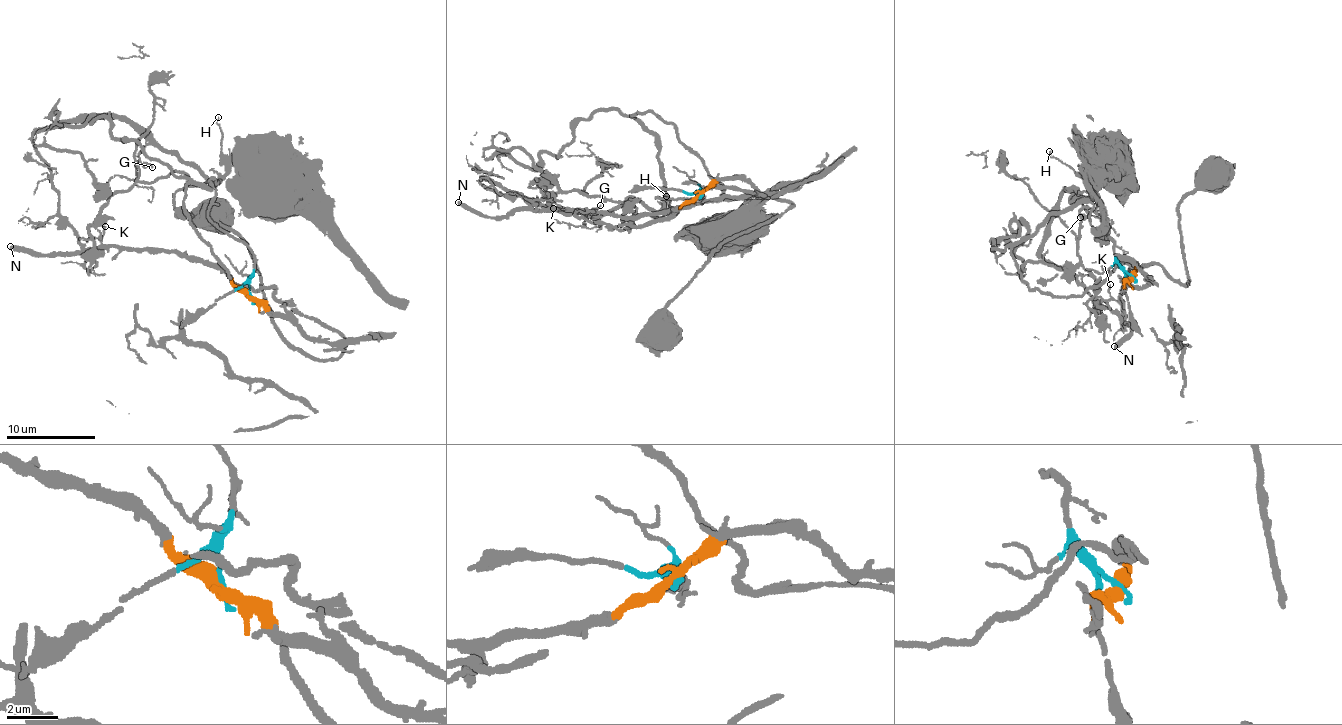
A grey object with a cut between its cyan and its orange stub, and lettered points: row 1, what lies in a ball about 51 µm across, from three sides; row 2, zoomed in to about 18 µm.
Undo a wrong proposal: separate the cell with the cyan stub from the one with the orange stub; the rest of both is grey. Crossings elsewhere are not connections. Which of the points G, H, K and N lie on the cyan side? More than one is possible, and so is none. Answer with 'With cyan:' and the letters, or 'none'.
With cyan: G, H

